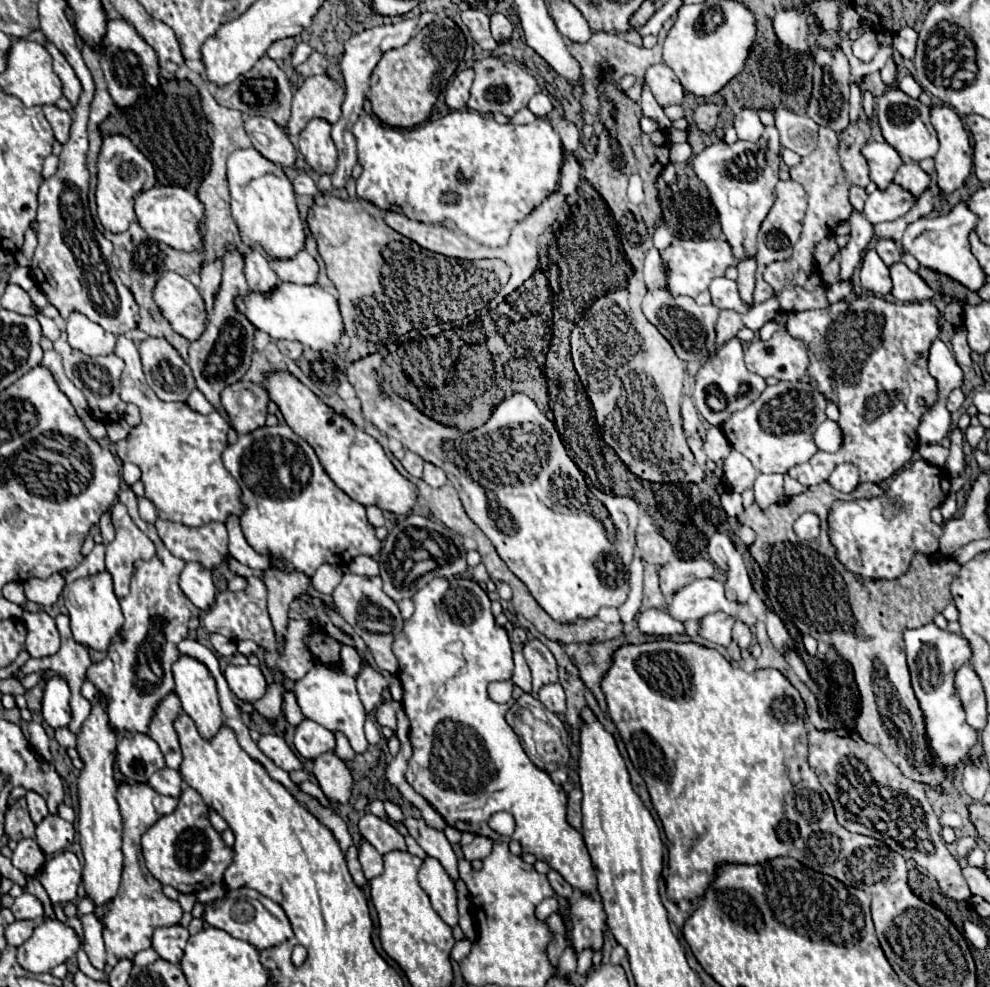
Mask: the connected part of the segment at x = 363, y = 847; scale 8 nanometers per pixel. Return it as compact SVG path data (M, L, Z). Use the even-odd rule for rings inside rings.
M365 838L359 840L357 848L359 848L359 862L361 862L362 870L365 870L365 876L373 878L373 876L381 875L384 871L382 855L373 846L369 846Z

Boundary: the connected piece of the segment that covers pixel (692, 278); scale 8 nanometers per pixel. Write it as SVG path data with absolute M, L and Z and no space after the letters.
M675 238L673 244L661 252L663 264L669 268L669 290L673 294L685 294L695 298L699 292L705 292L715 276L723 276L729 266L735 266L737 260L727 244L727 240L717 238L717 240L679 240Z

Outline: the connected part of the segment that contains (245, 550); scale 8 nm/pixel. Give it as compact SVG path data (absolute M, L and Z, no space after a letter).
M227 516L225 526L227 526L227 532L229 532L229 554L237 562L241 562L249 568L257 568L257 570L263 570L265 566L269 566L269 560L263 554L257 554L247 544L243 530L241 530L241 524L239 524L239 516Z

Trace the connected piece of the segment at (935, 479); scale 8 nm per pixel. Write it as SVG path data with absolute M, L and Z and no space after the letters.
M917 460L895 474L885 494L877 498L833 502L829 512L829 538L837 550L837 560L841 560L841 564L849 572L861 576L863 580L895 580L897 576L903 576L917 552L921 552L923 556L933 556L939 550L939 536L943 528L931 520L931 510L941 506L941 502L949 494L949 486L949 472L945 468L931 466L925 460Z

